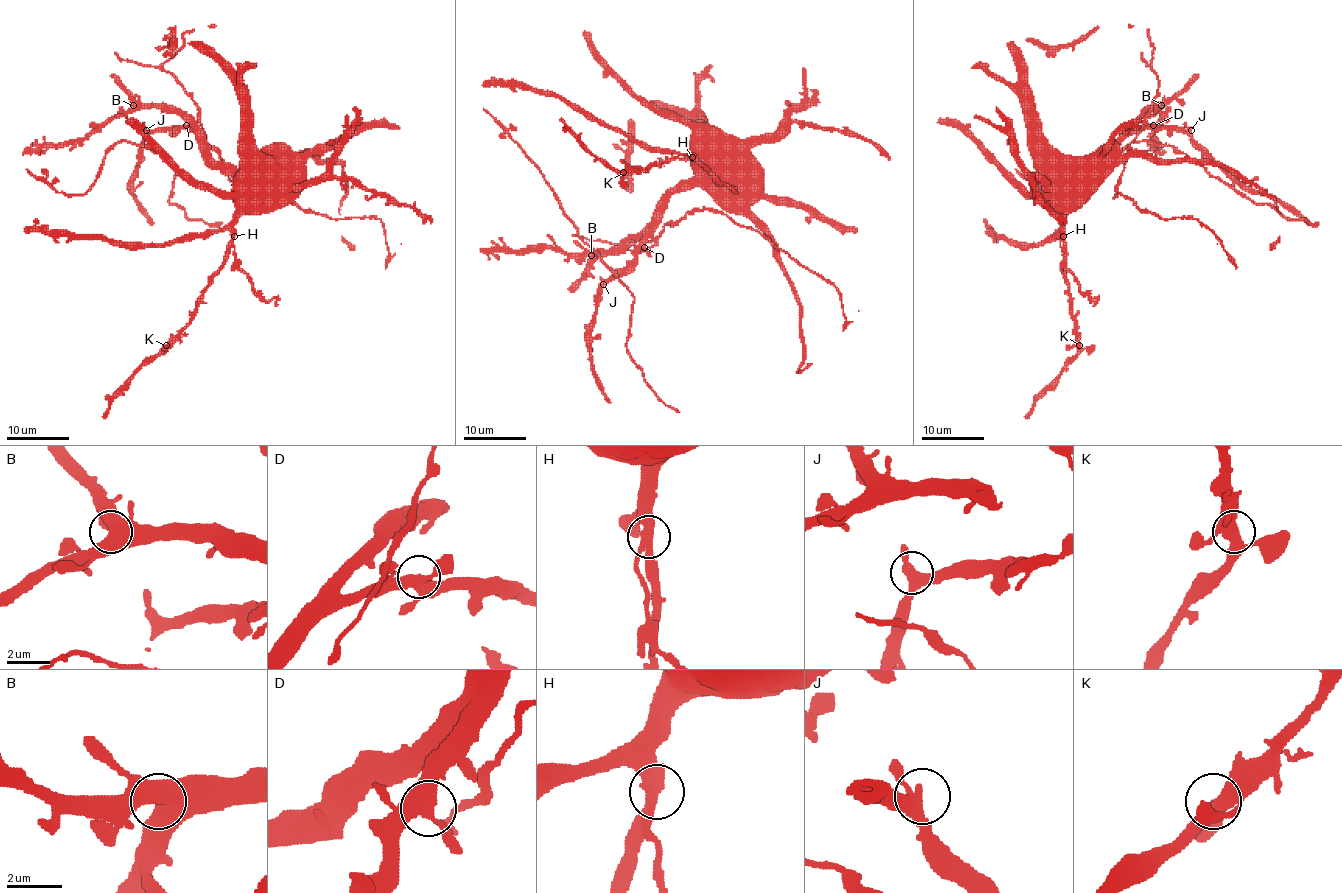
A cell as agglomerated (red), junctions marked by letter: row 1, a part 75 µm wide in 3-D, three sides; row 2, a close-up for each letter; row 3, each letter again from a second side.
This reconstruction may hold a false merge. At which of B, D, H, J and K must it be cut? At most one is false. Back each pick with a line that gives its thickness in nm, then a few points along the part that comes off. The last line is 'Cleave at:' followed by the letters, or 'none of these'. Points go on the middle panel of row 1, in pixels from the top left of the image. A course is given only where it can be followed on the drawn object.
H: 360 nm thick; foreign part runs (692, 157), (690, 153), (720, 183), (734, 189), (732, 186)
Cleave at: H

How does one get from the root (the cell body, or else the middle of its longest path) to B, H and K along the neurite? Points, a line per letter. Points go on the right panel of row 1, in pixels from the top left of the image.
B: (1051, 163), (1052, 155), (1058, 155), (1088, 171), (1144, 113), (1161, 105)
H: (1051, 163), (1052, 155), (1055, 171), (1061, 180), (1063, 236)
K: (1051, 163), (1052, 155), (1055, 171), (1061, 180), (1065, 276), (1079, 345)

